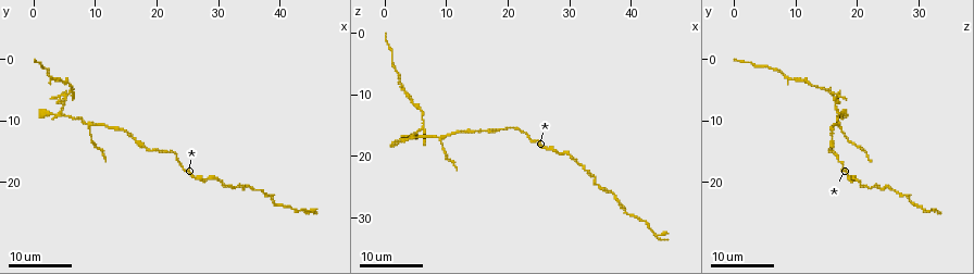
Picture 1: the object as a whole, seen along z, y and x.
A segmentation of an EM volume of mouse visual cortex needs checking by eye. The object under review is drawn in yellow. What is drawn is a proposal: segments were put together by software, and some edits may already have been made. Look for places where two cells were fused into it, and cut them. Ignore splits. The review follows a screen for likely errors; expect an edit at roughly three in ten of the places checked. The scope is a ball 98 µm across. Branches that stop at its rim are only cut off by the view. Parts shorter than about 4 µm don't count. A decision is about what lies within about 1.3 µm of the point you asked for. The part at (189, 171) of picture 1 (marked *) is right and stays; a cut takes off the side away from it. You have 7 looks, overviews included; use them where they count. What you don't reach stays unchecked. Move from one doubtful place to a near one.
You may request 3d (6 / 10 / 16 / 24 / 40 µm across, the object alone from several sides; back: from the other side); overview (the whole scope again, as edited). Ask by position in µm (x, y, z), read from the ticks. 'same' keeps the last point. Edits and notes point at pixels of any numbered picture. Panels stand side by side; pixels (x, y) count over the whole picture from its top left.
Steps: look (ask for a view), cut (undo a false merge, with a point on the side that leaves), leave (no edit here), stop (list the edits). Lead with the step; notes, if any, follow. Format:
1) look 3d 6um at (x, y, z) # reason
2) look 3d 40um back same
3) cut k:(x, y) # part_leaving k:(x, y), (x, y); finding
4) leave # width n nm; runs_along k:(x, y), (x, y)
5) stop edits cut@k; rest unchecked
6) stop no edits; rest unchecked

look 3d 16um at (8.5, 11.0, 17.0) # thin arm on a thick one

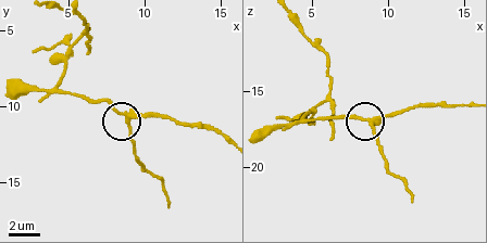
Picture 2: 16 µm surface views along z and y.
look 3d 10um at (8.8, 10.6, 17.0)

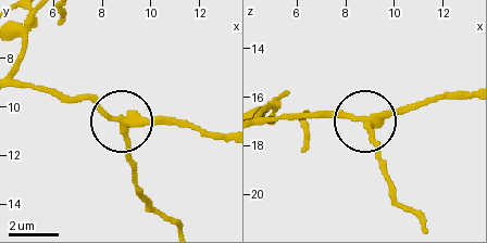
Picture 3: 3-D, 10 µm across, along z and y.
look 3d 10um back at (9.0, 10.6, 17.1)

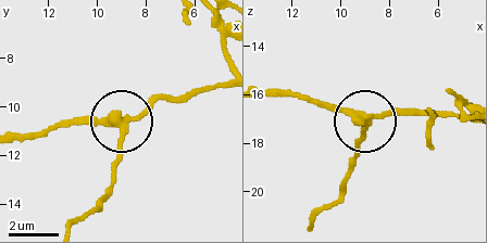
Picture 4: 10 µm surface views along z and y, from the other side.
cut 4:(121, 154) # part_leaving 4:(125, 127), (111, 189), (75, 225); a second cell is stuck on

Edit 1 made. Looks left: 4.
look overview # redraw

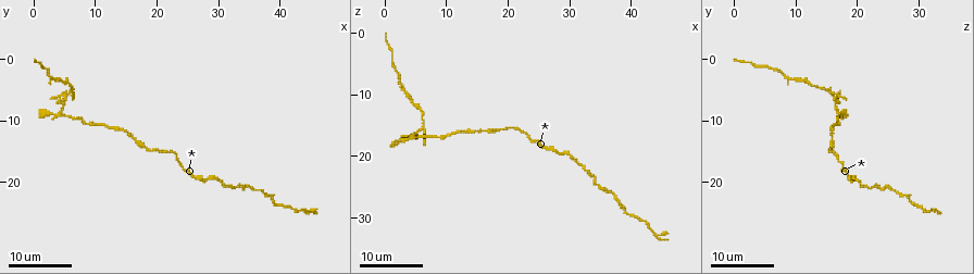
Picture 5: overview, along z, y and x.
look 3d 16um at (4.5, 8.0, 16.5) # arms run side by side

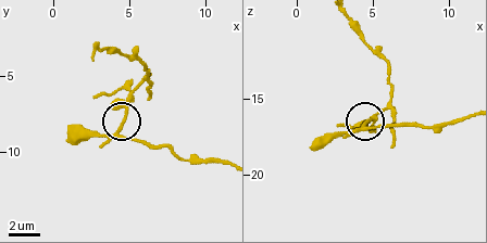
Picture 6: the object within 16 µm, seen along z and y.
look 3d 6um same

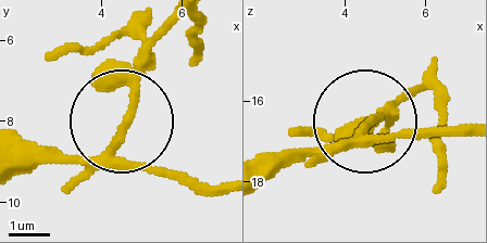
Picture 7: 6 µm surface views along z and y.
cut 7:(134, 105) # arms 4; part_leaving 7:(100, 156), (124, 118), (134, 66), (173, 25); two cells meet here

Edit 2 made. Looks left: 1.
stop edits cut@4, cut@7; rest unchecked

